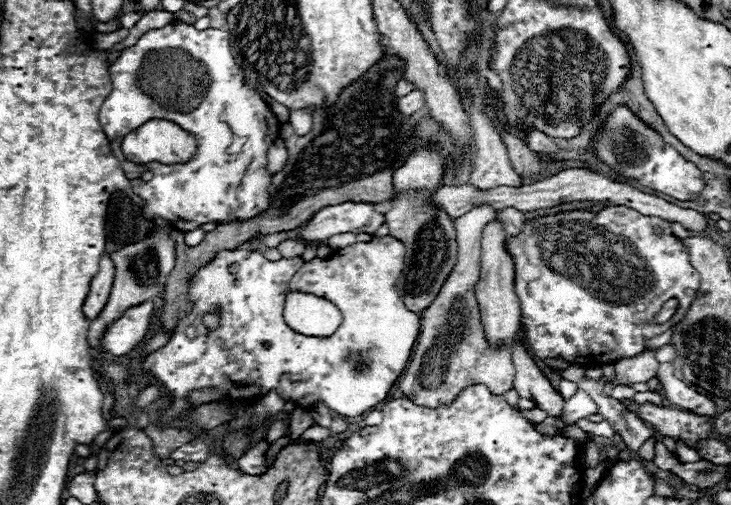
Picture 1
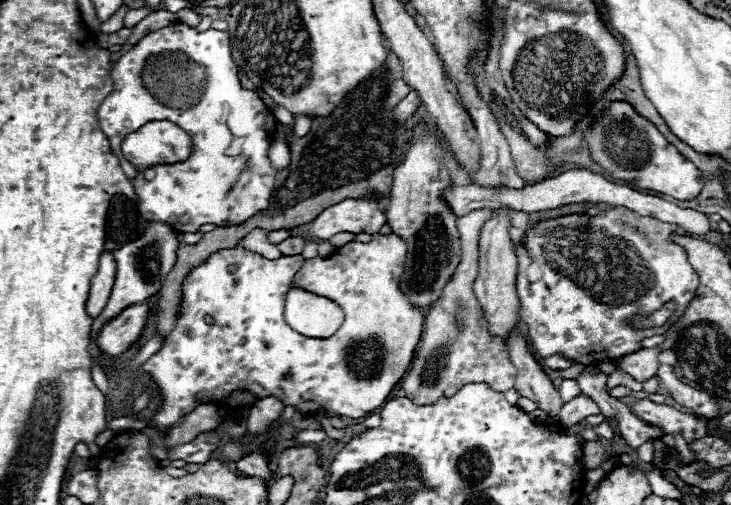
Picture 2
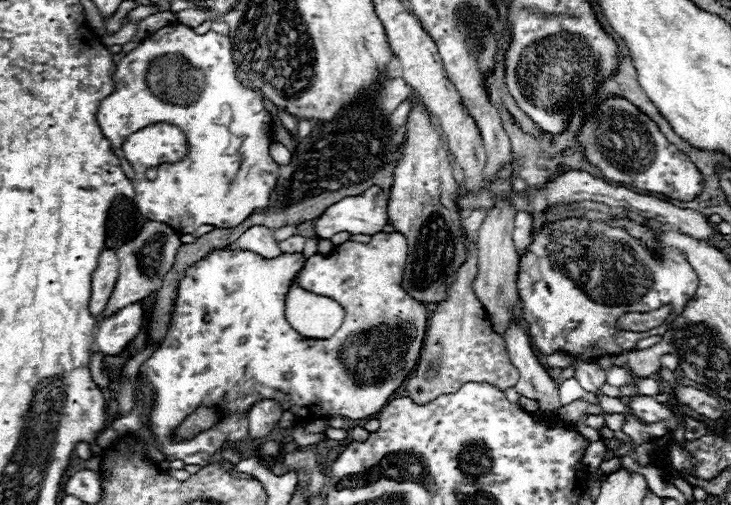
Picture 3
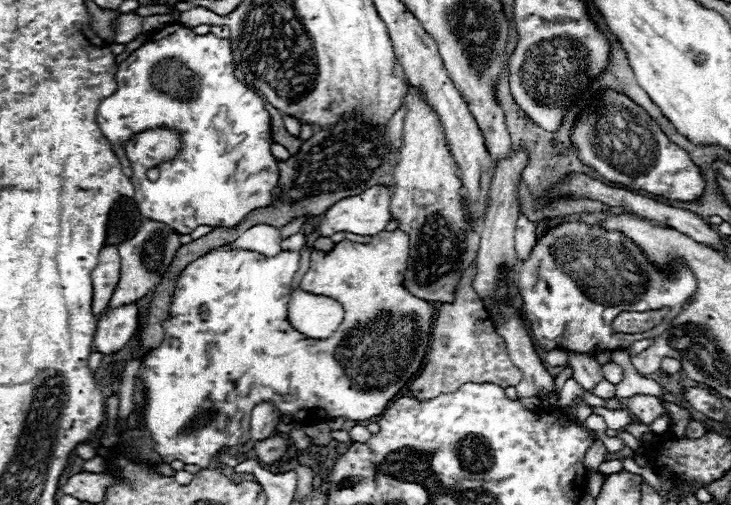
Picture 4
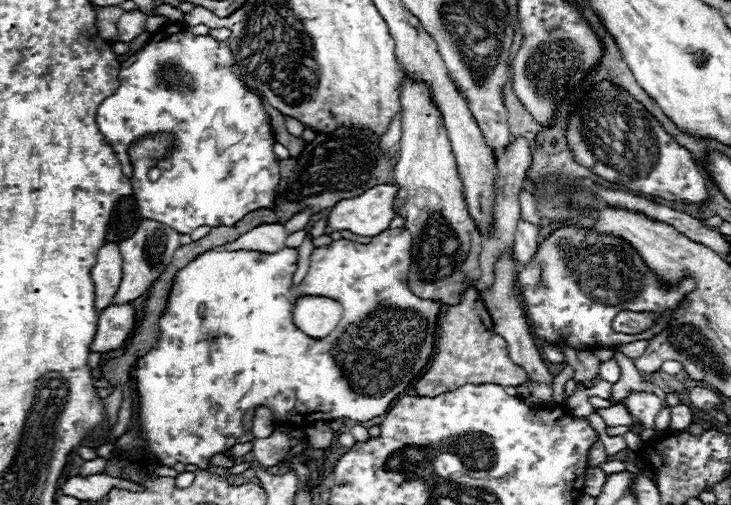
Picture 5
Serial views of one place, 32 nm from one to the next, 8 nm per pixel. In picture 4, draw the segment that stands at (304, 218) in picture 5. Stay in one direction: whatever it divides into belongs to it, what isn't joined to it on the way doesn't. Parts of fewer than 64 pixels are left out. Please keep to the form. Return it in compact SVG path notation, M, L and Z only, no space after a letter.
M300 216L300 218L296 218L296 220L292 220L292 222L288 222L284 228L282 228L282 236L284 238L288 238L288 236L292 236L292 234L296 234L296 232L300 232L300 228L306 224L306 216Z

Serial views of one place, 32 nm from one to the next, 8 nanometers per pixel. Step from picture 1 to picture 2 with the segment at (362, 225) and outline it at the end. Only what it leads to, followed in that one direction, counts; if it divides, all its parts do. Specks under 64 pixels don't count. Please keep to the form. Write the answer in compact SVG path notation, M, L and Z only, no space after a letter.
M346 198L312 220L310 236L314 240L328 240L338 232L376 234L386 224L386 212L380 210L380 204L382 200L372 198Z

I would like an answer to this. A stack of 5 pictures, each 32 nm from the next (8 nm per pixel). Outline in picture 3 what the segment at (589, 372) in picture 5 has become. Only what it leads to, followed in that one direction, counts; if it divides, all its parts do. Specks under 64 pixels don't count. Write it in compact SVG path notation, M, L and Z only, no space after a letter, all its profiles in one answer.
M572 358L572 366L576 368L574 378L578 380L578 384L586 390L586 392L594 392L600 388L600 384L606 382L606 374L604 370L590 360L582 360L582 358Z

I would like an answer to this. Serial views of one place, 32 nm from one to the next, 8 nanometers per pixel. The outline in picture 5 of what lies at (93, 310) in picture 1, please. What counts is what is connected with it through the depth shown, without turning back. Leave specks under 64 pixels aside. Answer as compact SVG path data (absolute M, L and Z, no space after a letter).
M116 242L100 246L96 266L92 268L92 280L96 286L96 310L102 312L112 304L122 280L122 254Z

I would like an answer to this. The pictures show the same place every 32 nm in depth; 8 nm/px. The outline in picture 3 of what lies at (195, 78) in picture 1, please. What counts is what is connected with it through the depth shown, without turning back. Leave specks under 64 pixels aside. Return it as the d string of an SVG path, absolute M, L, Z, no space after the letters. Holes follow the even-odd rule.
M174 22L170 26L156 30L150 36L146 36L138 48L128 52L116 64L114 80L116 80L116 90L100 102L98 126L100 126L102 134L110 140L112 150L118 156L122 170L128 178L134 177L134 170L124 158L122 144L130 134L134 134L150 124L168 122L172 126L178 126L188 140L188 152L182 160L160 164L156 168L158 170L156 184L160 186L160 198L156 202L160 202L160 206L164 206L164 208L160 208L160 206L138 208L146 220L164 222L180 234L192 234L202 224L212 224L212 226L238 224L244 218L248 218L252 214L252 210L266 208L270 204L270 192L274 190L276 180L278 180L278 164L270 156L272 116L264 108L260 94L250 88L244 88L238 82L236 64L232 60L232 48L230 48L228 36L220 36L216 32L196 34L192 28ZM164 96L196 96L196 102L182 106L182 104L174 104L174 102L166 100ZM226 128L232 136L232 146L234 146L234 150L230 154L226 154ZM232 160L238 162L238 172L236 172L234 180L230 184L226 184L226 162L232 162Z

